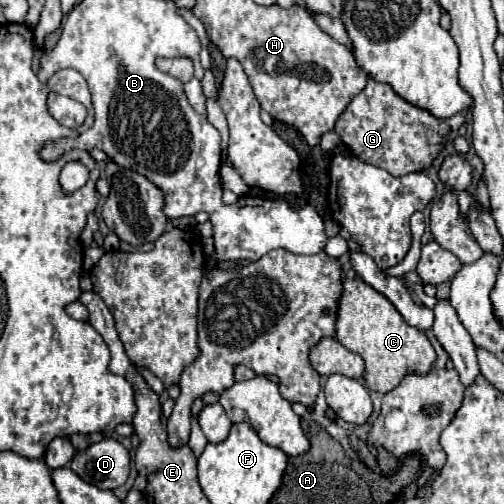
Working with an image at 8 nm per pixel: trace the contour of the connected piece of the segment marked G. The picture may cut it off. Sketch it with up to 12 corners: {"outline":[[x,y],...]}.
{"outline":[[368,78],[334,132],[392,176],[426,170],[450,126]]}

